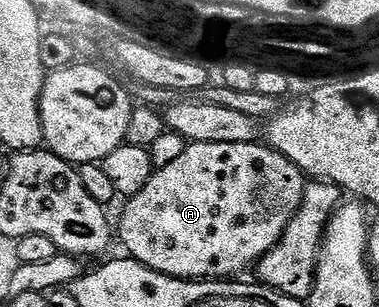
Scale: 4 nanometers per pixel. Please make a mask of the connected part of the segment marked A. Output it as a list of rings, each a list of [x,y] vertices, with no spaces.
[[[261,142],[253,143],[237,143],[236,145],[216,145],[215,143],[187,143],[184,153],[180,153],[177,161],[171,161],[169,165],[157,168],[154,175],[148,181],[148,185],[144,185],[144,189],[140,189],[138,195],[129,196],[125,200],[126,208],[122,211],[122,220],[117,220],[116,235],[126,246],[125,254],[131,259],[140,261],[148,269],[159,271],[162,275],[172,275],[179,279],[192,279],[195,281],[226,281],[231,277],[238,277],[241,271],[253,268],[278,244],[280,237],[284,237],[284,231],[288,229],[288,225],[292,221],[292,217],[296,217],[296,213],[302,204],[302,198],[306,192],[308,179],[303,171],[296,165],[292,165],[292,161],[288,161],[288,157],[284,157],[279,151],[273,151],[268,145]]]

